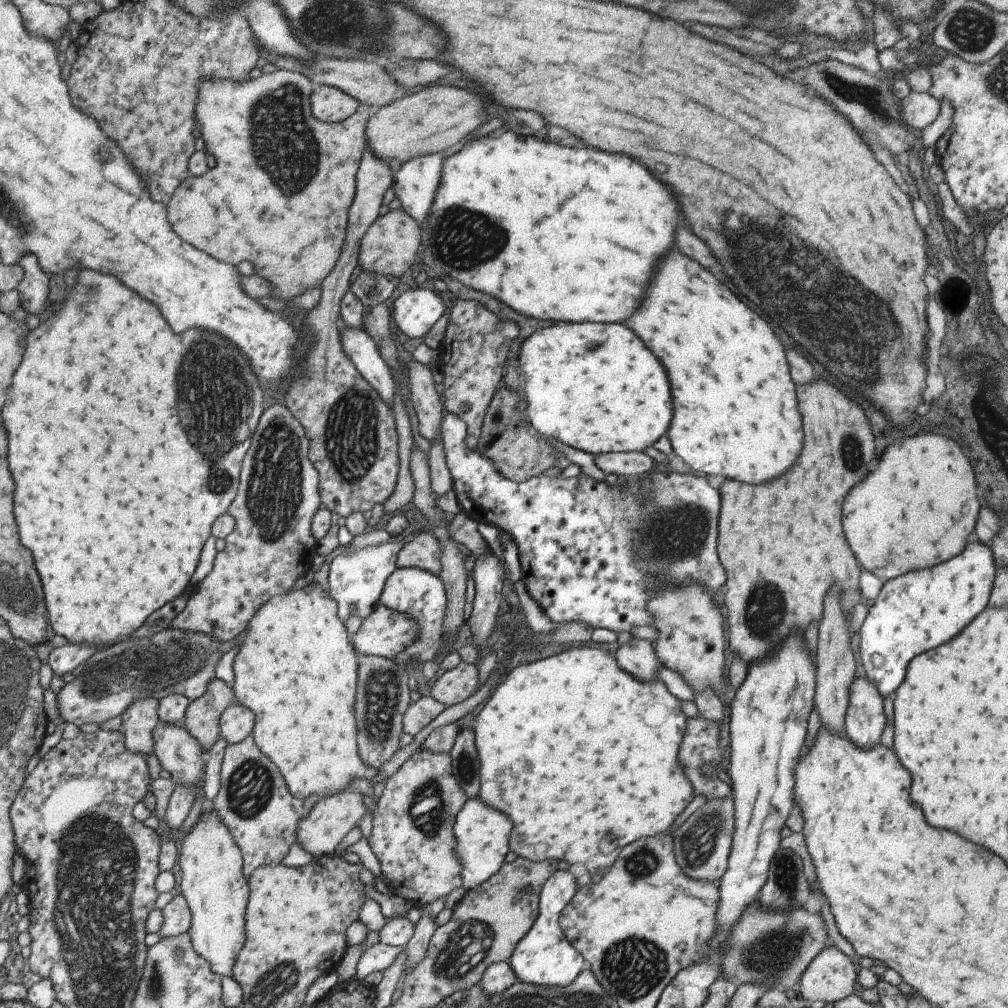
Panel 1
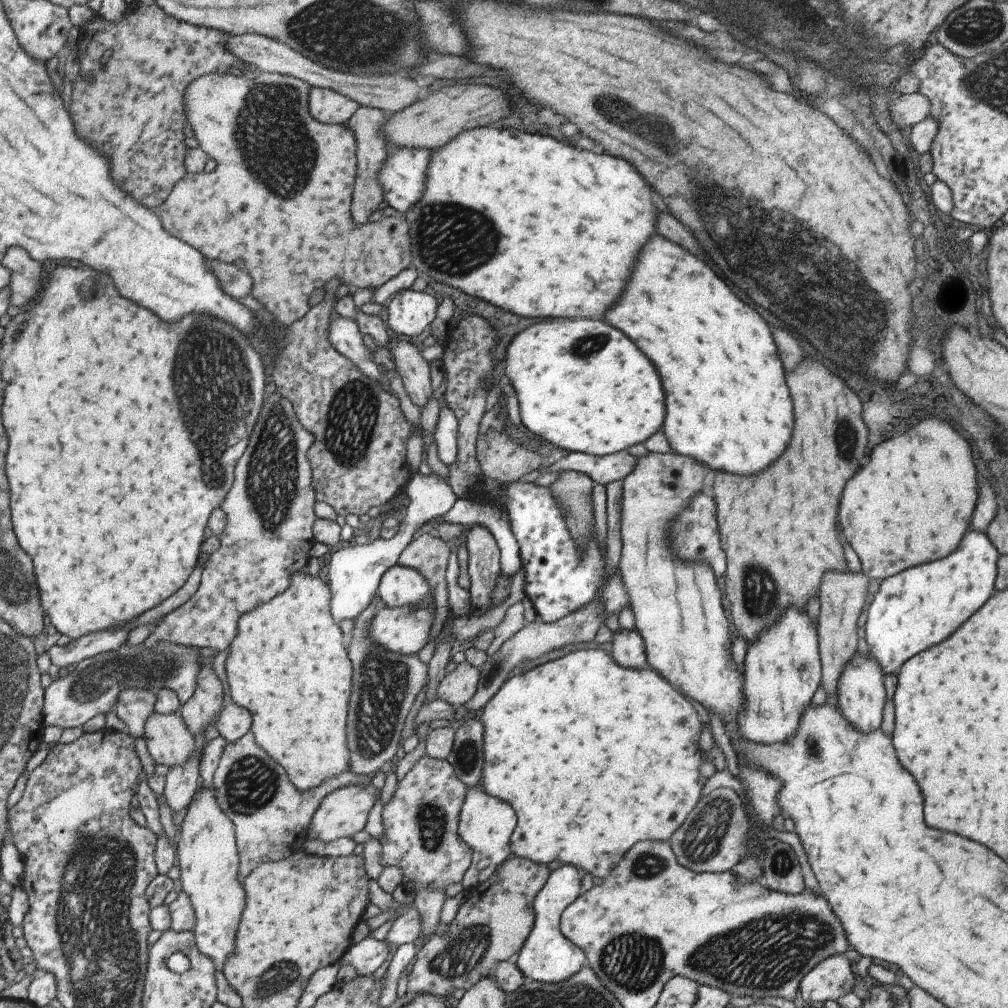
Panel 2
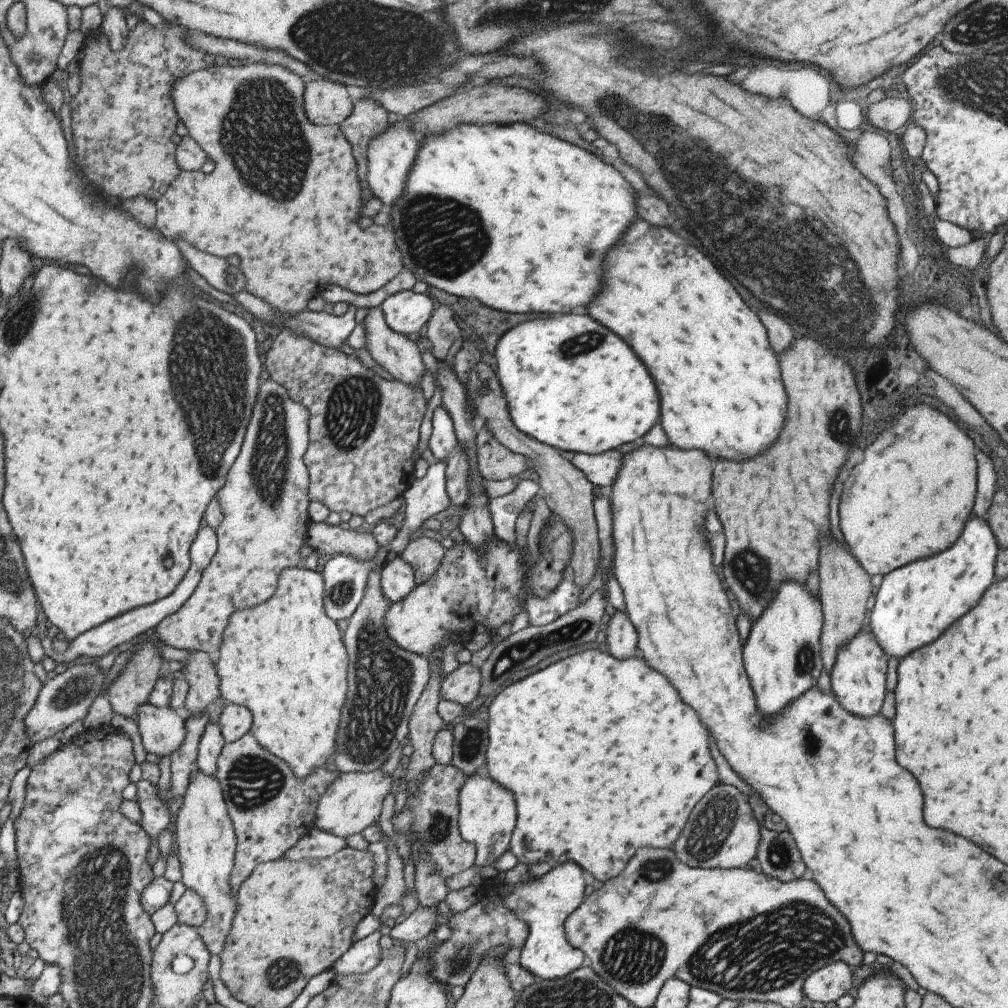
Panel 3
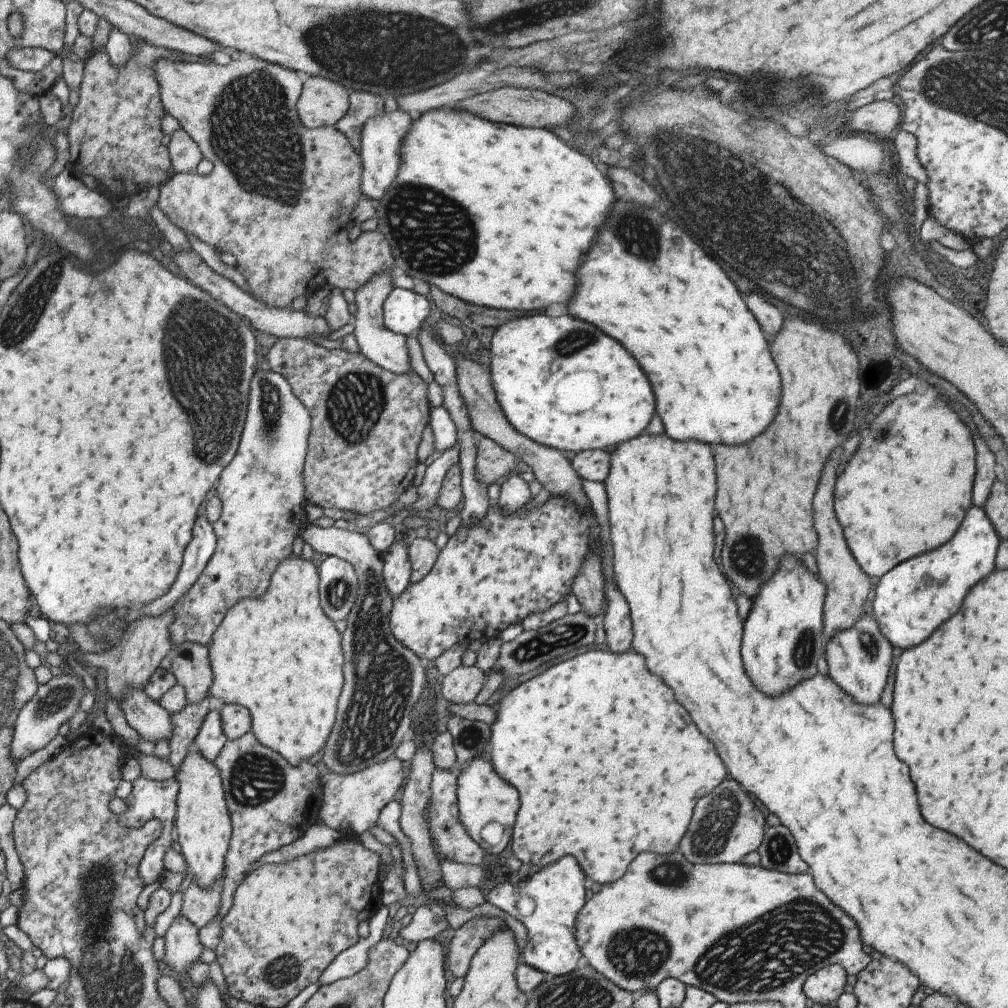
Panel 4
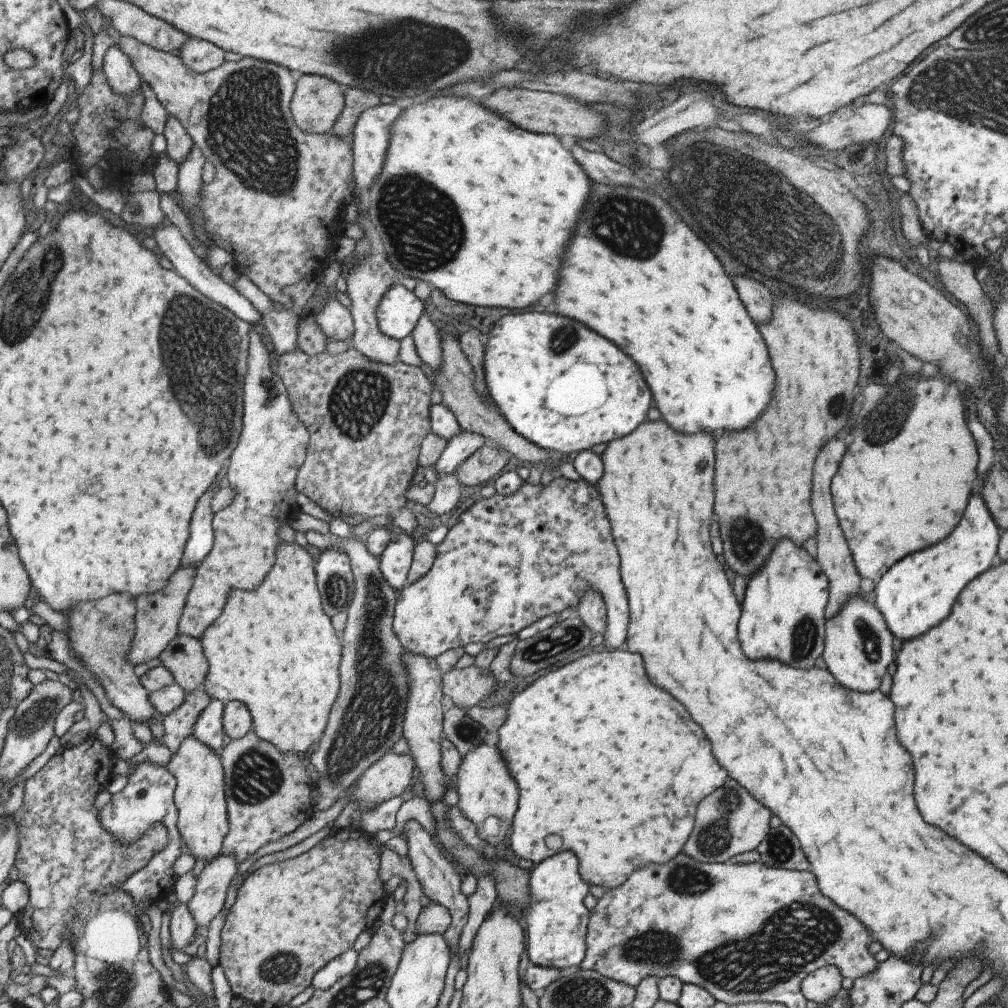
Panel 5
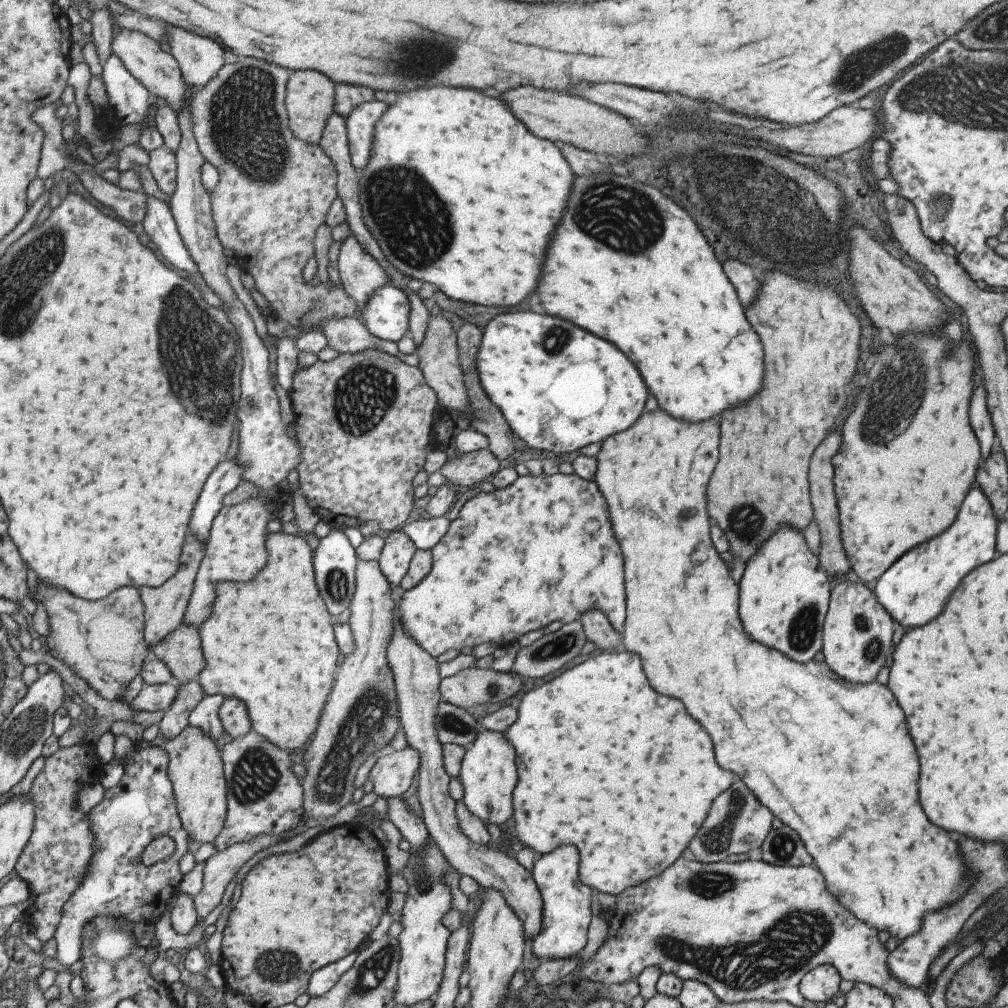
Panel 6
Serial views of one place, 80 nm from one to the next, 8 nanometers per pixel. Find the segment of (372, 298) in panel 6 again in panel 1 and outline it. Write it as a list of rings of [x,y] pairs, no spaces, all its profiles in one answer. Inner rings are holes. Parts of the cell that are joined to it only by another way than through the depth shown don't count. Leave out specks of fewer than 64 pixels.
[[[429,285],[407,290],[388,302],[393,322],[407,338],[421,338],[445,310],[439,294]]]

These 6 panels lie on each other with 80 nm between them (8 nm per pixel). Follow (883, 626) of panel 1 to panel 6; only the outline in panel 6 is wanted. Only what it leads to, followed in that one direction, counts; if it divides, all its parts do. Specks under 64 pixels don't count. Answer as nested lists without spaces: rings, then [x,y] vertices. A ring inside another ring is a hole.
[[[975,484],[967,490],[967,496],[951,528],[907,550],[879,576],[873,586],[875,598],[883,605],[887,614],[905,629],[907,626],[921,626],[929,622],[941,612],[943,600],[953,592],[953,588],[969,570],[973,570],[979,564],[988,563],[997,555],[997,525],[997,518],[987,497]]]

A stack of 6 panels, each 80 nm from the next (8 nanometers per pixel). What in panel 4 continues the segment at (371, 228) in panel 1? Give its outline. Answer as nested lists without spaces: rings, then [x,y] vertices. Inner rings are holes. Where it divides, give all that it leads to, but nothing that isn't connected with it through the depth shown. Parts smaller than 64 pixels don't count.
[[[242,54],[237,60],[230,60],[224,65],[211,65],[189,61],[170,61],[169,59],[155,59],[152,64],[152,74],[158,86],[158,97],[165,113],[179,122],[189,138],[199,147],[202,158],[206,158],[213,165],[207,176],[198,176],[194,172],[174,173],[161,186],[156,205],[159,210],[179,229],[194,234],[201,242],[211,244],[217,252],[230,252],[235,256],[236,270],[247,281],[248,287],[255,296],[262,299],[269,307],[286,308],[291,300],[297,296],[309,295],[322,286],[336,286],[340,290],[349,288],[354,290],[362,285],[371,275],[382,273],[393,267],[393,259],[387,241],[377,230],[361,232],[354,242],[347,240],[351,226],[349,214],[355,203],[362,198],[359,190],[360,158],[356,150],[349,144],[342,132],[335,127],[319,127],[306,129],[297,118],[295,105],[302,87],[301,80],[294,70],[256,59],[251,55]]]

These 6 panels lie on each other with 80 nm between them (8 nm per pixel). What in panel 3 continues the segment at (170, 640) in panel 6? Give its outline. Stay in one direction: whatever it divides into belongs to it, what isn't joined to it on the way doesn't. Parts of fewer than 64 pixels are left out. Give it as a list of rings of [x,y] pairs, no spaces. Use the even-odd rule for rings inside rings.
[[[200,650],[187,651],[187,656],[181,661],[178,675],[188,684],[184,707],[190,715],[205,711],[207,704],[220,696],[213,661],[212,656]]]

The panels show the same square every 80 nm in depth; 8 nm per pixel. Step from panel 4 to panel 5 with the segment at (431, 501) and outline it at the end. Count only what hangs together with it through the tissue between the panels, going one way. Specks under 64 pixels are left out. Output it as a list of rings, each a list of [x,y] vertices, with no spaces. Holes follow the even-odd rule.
[[[460,430],[456,435],[453,435],[446,441],[443,452],[433,466],[438,473],[437,478],[453,473],[460,463],[485,443],[487,440],[474,432]]]

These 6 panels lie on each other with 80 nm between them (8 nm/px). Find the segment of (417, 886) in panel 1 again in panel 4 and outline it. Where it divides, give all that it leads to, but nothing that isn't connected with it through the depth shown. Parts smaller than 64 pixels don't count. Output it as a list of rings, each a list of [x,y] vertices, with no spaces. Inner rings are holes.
[[[451,767],[447,770],[435,768],[430,778],[430,799],[431,809],[429,810],[428,827],[429,836],[435,838],[439,845],[439,852],[446,859],[456,863],[467,863],[470,865],[482,865],[483,857],[486,856],[484,850],[464,831],[464,826],[458,819],[458,808],[456,805],[456,778],[459,774],[459,768]]]

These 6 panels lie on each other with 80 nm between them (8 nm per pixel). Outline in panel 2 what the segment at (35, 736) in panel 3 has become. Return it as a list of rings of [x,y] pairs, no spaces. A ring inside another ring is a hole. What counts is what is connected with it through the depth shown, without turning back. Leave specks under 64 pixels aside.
[[[158,641],[156,648],[151,652],[140,652],[140,646],[134,645],[130,648],[127,644],[121,644],[113,651],[95,655],[93,658],[82,660],[71,668],[63,678],[55,679],[47,688],[44,696],[44,709],[42,712],[42,721],[44,726],[57,726],[61,730],[65,728],[75,728],[87,722],[92,715],[99,713],[104,709],[109,711],[114,708],[114,700],[118,697],[118,692],[129,687],[139,687],[140,689],[151,689],[154,693],[160,688],[172,690],[182,705],[194,691],[195,677],[198,668],[203,664],[196,664],[197,658],[201,659],[194,650],[196,647],[182,647],[175,643]]]

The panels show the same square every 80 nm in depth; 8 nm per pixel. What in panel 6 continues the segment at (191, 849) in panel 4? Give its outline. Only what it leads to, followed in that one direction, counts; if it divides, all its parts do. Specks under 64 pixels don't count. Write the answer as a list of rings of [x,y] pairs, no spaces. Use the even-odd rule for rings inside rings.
[[[187,725],[177,736],[165,740],[168,756],[167,776],[172,784],[177,816],[188,836],[212,843],[226,817],[226,782],[222,771],[220,751],[213,739],[200,728]]]

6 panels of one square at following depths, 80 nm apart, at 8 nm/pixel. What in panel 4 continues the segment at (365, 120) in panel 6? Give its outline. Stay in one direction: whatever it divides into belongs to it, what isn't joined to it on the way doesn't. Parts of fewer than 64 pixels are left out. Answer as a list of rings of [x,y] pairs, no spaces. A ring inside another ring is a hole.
[[[403,109],[379,113],[367,118],[361,125],[358,156],[360,158],[359,190],[362,197],[376,201],[394,181],[397,167],[400,165],[400,144],[410,125],[410,118]]]

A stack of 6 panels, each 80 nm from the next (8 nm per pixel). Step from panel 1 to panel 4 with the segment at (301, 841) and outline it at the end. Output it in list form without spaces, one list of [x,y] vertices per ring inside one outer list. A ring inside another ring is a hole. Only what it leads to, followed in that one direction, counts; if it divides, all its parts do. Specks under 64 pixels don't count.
[[[391,756],[383,762],[378,762],[350,775],[336,775],[330,772],[319,775],[322,799],[318,816],[323,821],[322,824],[335,830],[339,826],[347,826],[345,831],[351,830],[356,835],[371,828],[381,808],[392,800],[399,786],[403,784],[406,766],[407,764],[403,764],[397,757]]]

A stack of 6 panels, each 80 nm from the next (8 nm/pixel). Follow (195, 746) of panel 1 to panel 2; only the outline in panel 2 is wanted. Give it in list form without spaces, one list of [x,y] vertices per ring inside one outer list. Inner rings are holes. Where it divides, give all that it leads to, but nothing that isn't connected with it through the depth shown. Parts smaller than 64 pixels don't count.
[[[151,711],[144,722],[143,739],[154,764],[163,764],[168,768],[180,765],[191,753],[194,753],[192,734],[187,730],[178,712],[159,714]]]

